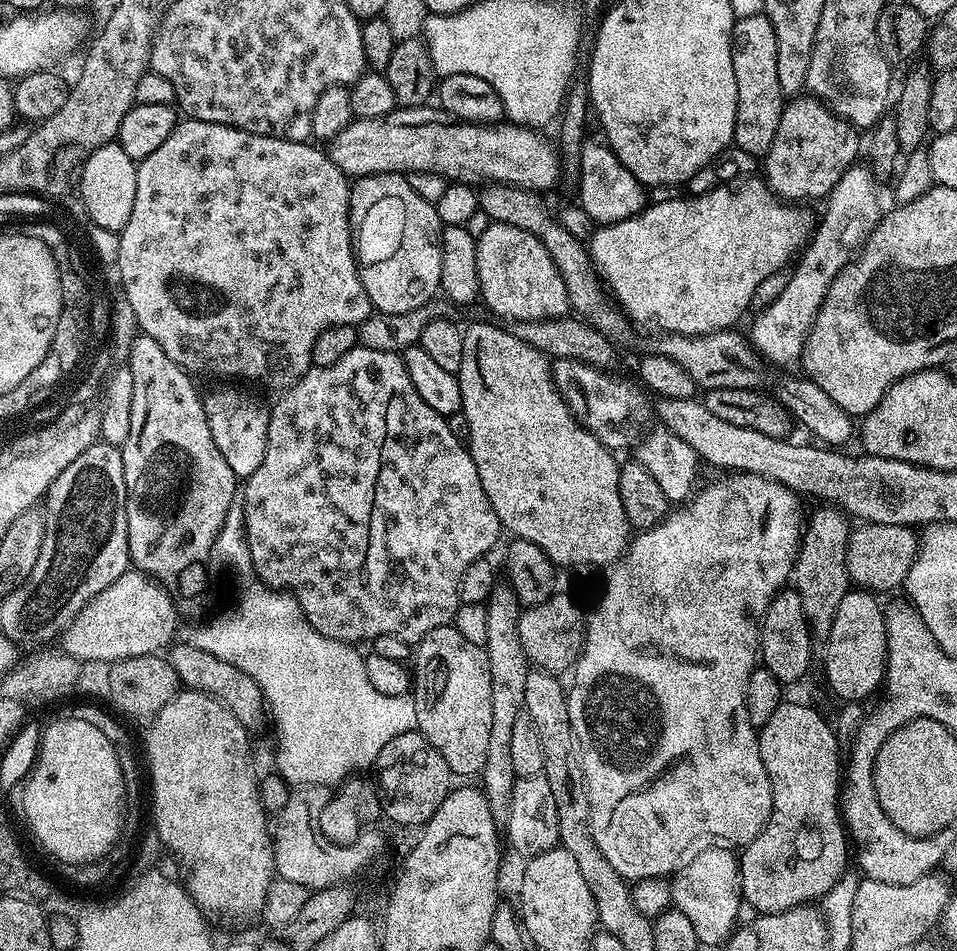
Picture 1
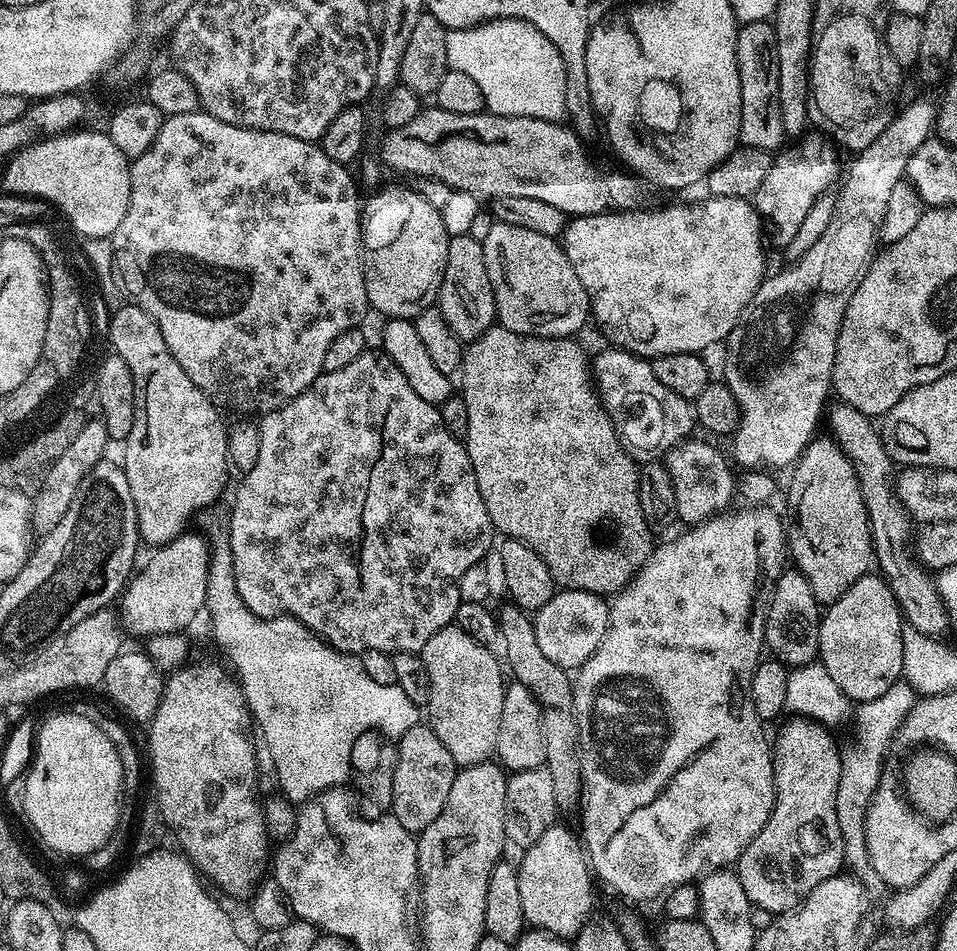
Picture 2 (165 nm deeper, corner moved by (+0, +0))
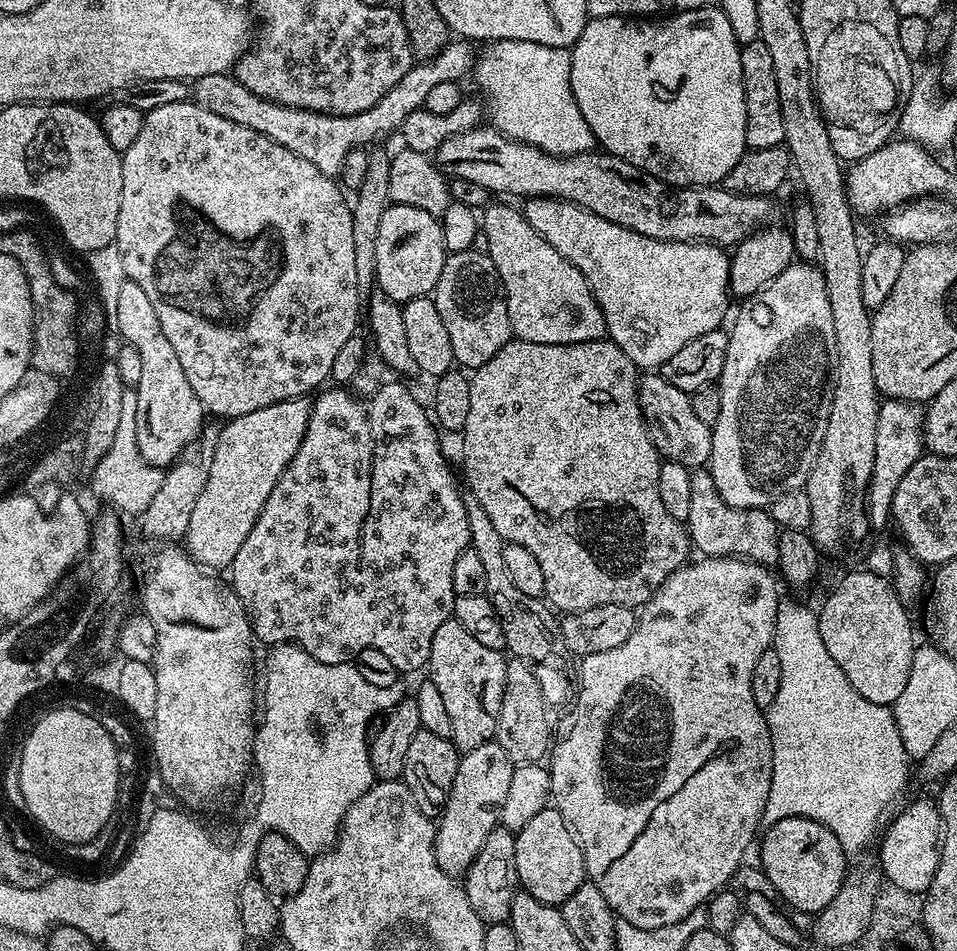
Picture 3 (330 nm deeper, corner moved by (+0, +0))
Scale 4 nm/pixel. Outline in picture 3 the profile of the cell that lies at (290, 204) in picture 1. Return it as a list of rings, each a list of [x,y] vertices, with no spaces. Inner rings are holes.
[[[185,102],[174,106],[158,106],[158,110],[144,113],[142,130],[138,133],[138,139],[130,145],[130,150],[126,150],[121,155],[120,161],[122,162],[122,202],[118,206],[118,230],[114,243],[122,254],[125,277],[138,282],[138,286],[142,286],[142,291],[149,296],[150,303],[153,304],[154,310],[158,314],[162,334],[166,334],[170,346],[174,346],[174,354],[178,354],[178,362],[182,362],[182,370],[186,370],[186,378],[190,381],[194,394],[198,394],[205,409],[211,415],[213,412],[216,416],[231,418],[242,414],[251,414],[254,410],[262,410],[262,406],[274,406],[274,402],[315,393],[321,387],[319,384],[324,379],[327,381],[331,377],[334,357],[349,338],[357,335],[356,323],[359,320],[361,323],[362,320],[362,298],[358,294],[358,273],[354,271],[354,222],[352,221],[350,200],[345,189],[333,177],[322,174],[322,170],[318,170],[318,166],[306,162],[306,158],[298,158],[298,154],[294,154],[294,150],[286,150],[286,146],[278,146],[278,142],[266,138],[266,134],[258,134],[258,130],[250,130],[250,126],[238,126],[238,122],[230,122],[230,118],[221,118],[219,114],[210,114],[210,110],[202,110],[202,106],[198,106],[194,102]]]

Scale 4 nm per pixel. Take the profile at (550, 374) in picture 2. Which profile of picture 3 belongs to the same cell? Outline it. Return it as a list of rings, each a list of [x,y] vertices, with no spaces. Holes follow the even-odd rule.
[[[513,338],[509,344],[502,346],[502,350],[498,350],[498,354],[494,354],[494,358],[490,358],[490,362],[486,362],[481,368],[477,368],[471,373],[468,384],[470,412],[467,415],[462,431],[462,437],[464,437],[464,476],[468,479],[468,485],[466,484],[467,491],[472,492],[474,498],[478,498],[478,502],[482,506],[482,510],[486,510],[490,522],[494,522],[494,530],[498,530],[498,534],[502,534],[505,542],[517,544],[518,546],[526,546],[526,550],[530,550],[530,554],[534,554],[534,558],[538,558],[538,562],[542,565],[542,574],[546,578],[546,590],[544,591],[543,599],[557,613],[567,614],[569,612],[581,612],[582,610],[594,610],[594,606],[626,606],[633,610],[639,609],[641,606],[647,604],[648,599],[660,589],[662,582],[666,582],[666,578],[670,578],[670,574],[674,574],[674,570],[678,570],[689,563],[690,556],[688,556],[688,552],[690,553],[690,541],[688,538],[688,529],[681,520],[673,518],[667,512],[666,506],[662,502],[662,497],[658,494],[658,470],[662,463],[662,457],[650,438],[648,427],[644,421],[644,415],[640,409],[638,369],[633,360],[626,358],[626,354],[622,354],[622,350],[613,340],[605,338],[602,340],[574,342],[573,344],[543,344],[542,342],[530,342],[529,340]]]

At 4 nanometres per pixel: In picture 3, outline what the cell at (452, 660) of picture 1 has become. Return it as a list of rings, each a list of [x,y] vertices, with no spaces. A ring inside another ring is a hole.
[[[449,618],[438,626],[438,634],[434,634],[434,642],[430,646],[426,672],[434,686],[438,686],[446,714],[450,714],[451,741],[457,752],[463,754],[478,750],[478,746],[495,737],[507,665],[504,652],[482,646],[482,642],[477,642],[457,620]]]

